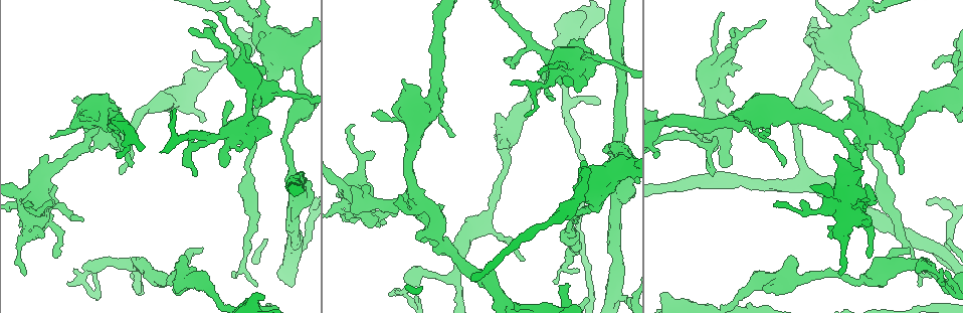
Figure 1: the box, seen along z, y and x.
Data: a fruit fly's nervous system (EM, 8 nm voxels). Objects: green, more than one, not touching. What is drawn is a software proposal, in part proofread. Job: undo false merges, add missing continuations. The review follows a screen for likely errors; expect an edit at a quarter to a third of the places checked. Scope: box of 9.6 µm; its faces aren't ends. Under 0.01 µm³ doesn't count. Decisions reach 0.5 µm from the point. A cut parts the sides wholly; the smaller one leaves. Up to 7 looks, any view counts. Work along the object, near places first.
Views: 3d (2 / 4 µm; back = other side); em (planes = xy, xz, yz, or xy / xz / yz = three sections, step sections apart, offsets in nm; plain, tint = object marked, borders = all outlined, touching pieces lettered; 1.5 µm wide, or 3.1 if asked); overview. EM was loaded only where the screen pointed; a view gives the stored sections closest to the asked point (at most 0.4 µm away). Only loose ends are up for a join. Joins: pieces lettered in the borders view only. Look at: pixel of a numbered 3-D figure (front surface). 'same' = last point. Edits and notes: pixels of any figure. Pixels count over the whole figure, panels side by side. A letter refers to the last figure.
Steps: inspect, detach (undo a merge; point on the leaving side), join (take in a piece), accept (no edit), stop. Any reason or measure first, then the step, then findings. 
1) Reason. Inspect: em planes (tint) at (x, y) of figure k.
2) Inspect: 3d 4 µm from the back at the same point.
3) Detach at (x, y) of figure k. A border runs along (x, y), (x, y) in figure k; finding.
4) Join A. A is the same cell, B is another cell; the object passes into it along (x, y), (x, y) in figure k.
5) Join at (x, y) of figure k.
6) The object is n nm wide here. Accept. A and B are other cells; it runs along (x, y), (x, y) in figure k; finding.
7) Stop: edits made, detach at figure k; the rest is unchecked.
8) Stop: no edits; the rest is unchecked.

A fork. Inspect: em planes (plain) at (615, 289) of figure 1.

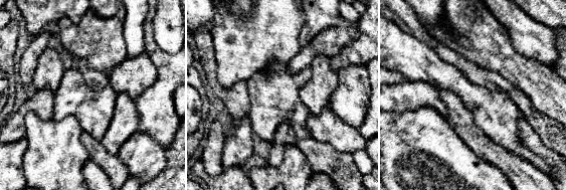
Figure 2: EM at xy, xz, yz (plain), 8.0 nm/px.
With the object marked. Inspect: em planes (tint) at the same point.

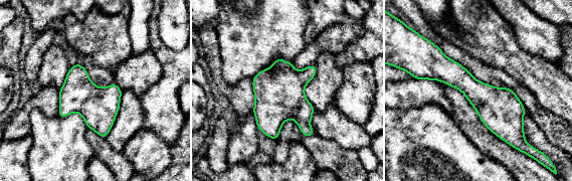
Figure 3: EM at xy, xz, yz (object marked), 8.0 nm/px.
Inspect: em planes (borders) at the same point.

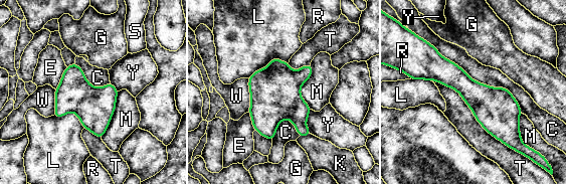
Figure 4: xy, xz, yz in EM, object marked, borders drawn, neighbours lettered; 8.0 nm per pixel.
Accept. C, E, G, K, L, M, R, S, T, W and Y are other cells; a border runs along (289, 60), (272, 58), (248, 78) in figure 4; continuous, no second neuron.

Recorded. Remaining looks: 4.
Free end. Inspect: 3d 2 µm at (566, 285) of figure 1.

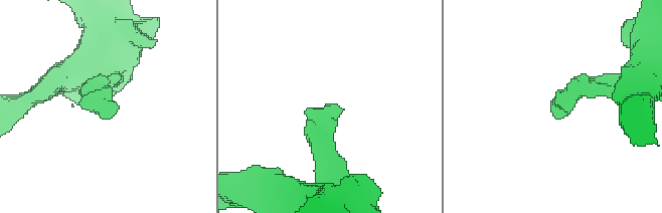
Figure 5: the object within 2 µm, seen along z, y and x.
Now the EM. Inspect: em yz step 4 (borders) at (327, 113) of figure 5.

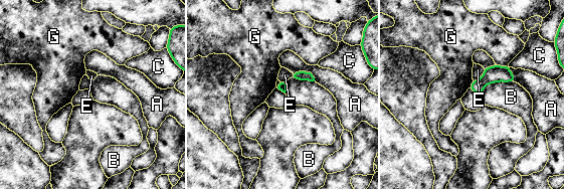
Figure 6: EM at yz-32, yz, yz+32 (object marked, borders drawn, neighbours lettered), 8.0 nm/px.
Cut it another way. Inspect: em xy step 8 (borders) at the same point.

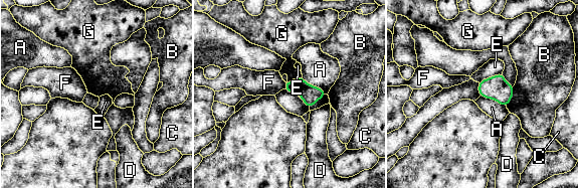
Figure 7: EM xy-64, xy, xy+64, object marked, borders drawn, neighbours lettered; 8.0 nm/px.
Accept. A, B, C, D, E, F and G are other cells; none of them fits.

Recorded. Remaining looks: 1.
Stop: no edits; the rest is unchecked.

